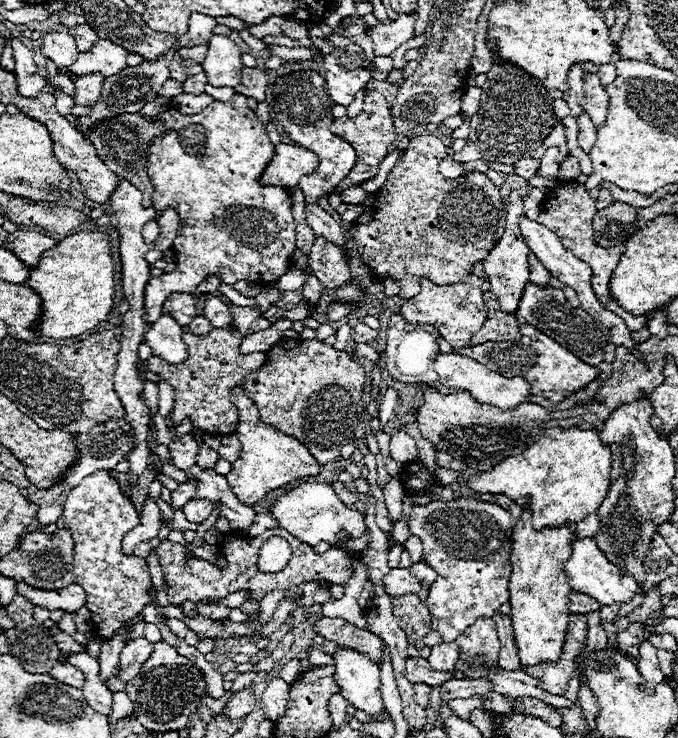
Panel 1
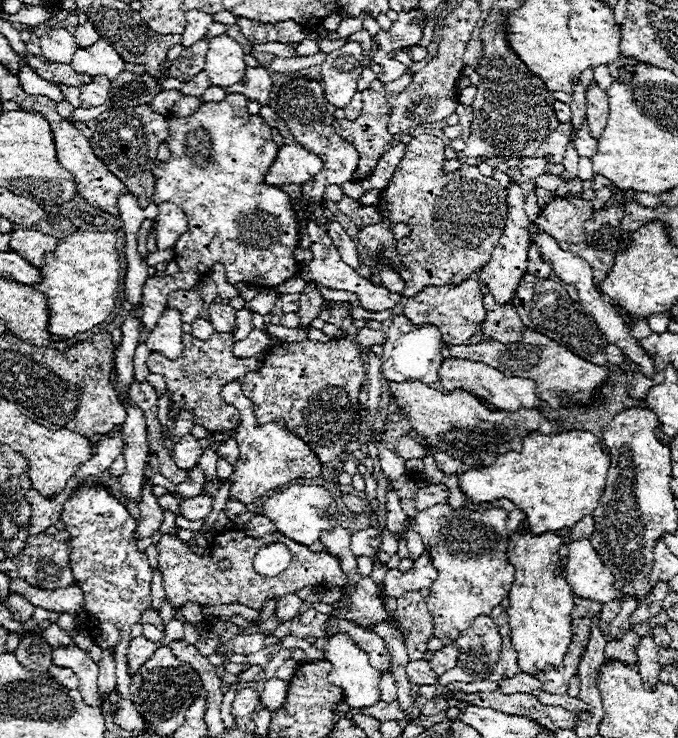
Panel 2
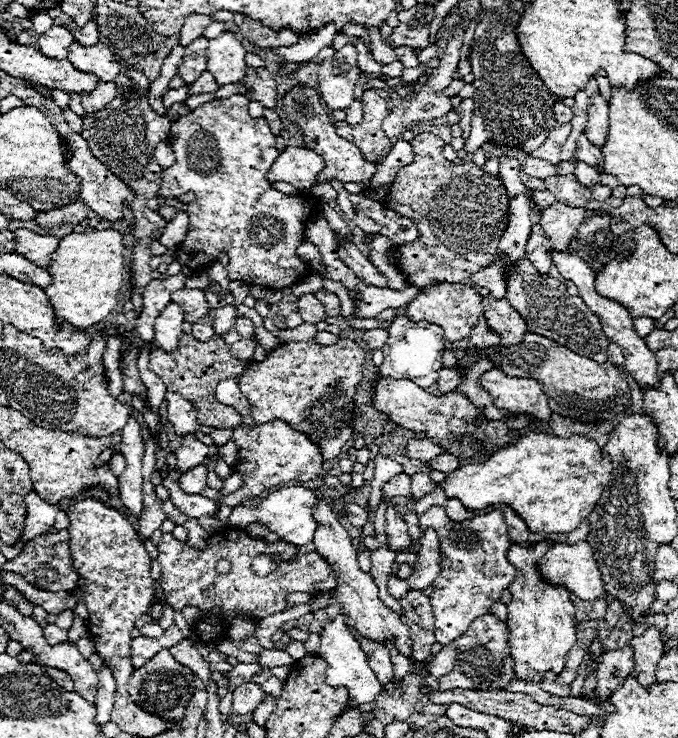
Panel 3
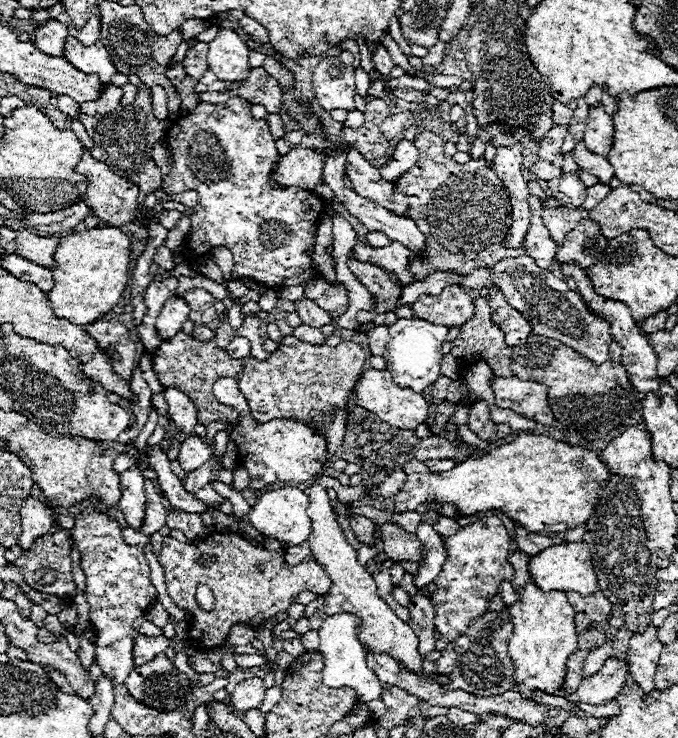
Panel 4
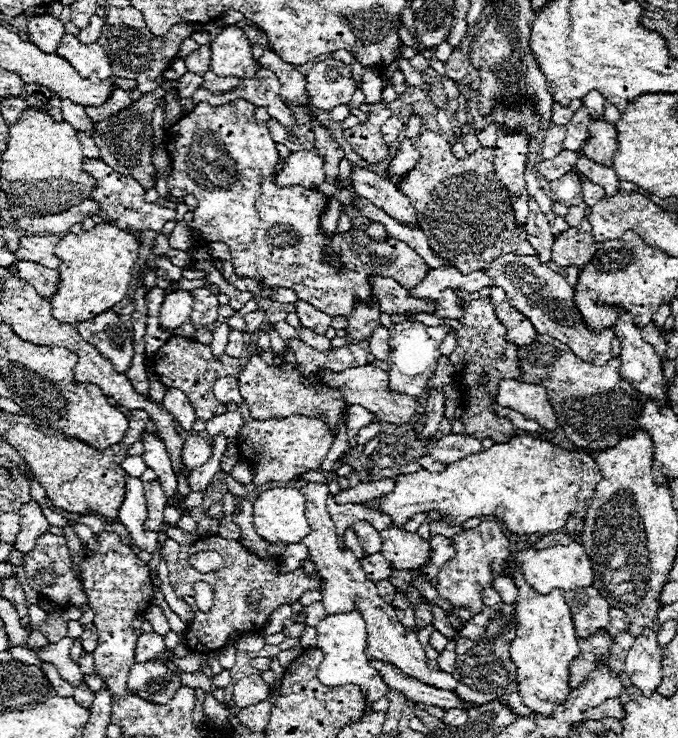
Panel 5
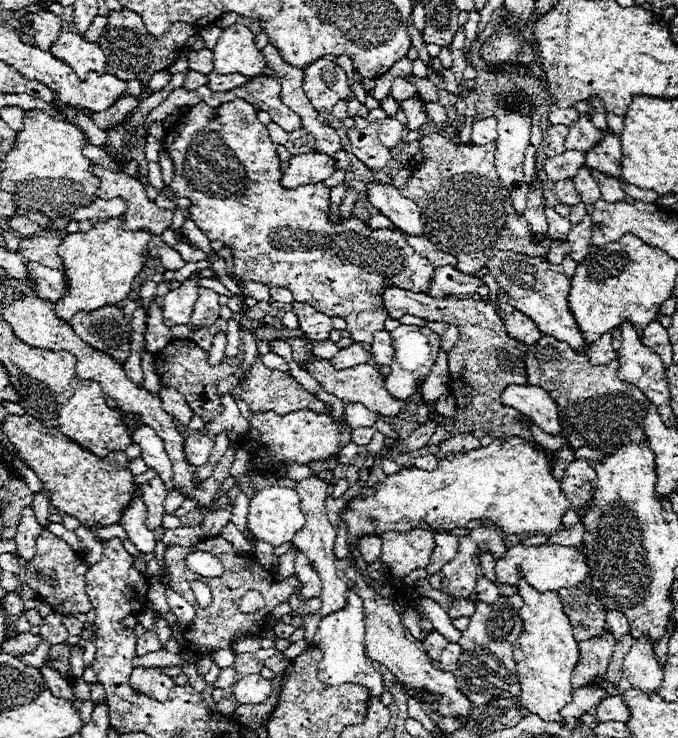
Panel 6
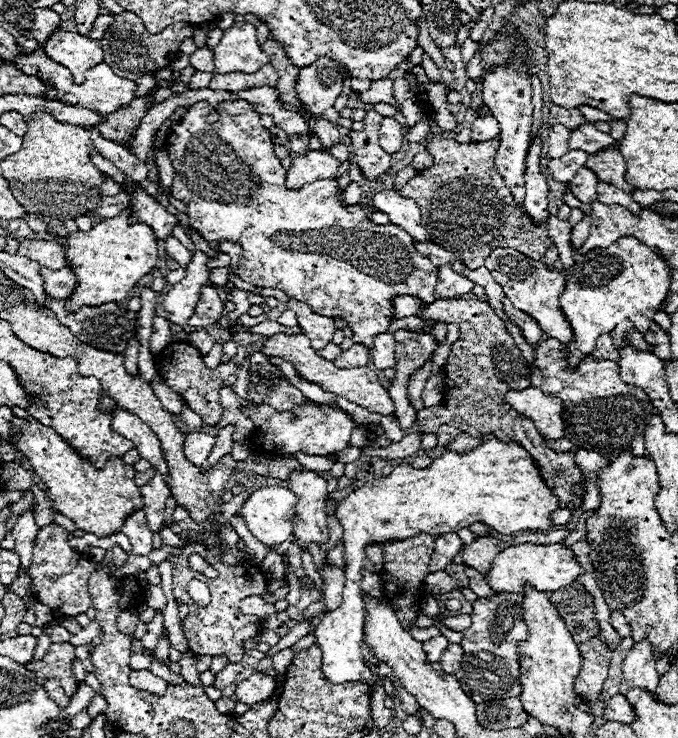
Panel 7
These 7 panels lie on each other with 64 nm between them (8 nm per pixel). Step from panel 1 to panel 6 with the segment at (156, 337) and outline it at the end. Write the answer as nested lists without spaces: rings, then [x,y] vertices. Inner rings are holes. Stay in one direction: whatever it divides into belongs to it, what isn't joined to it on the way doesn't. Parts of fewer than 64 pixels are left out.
[[[194,272],[190,278],[186,278],[180,288],[170,290],[162,298],[162,316],[166,318],[168,326],[178,326],[178,324],[188,324],[192,308],[198,300],[198,282],[200,276]]]

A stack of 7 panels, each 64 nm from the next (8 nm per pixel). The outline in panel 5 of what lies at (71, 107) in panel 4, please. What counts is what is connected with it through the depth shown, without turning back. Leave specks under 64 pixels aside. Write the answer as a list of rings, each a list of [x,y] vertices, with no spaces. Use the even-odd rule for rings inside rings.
[[[62,100],[62,114],[64,114],[64,120],[70,122],[76,130],[82,130],[82,132],[86,132],[88,136],[94,136],[94,124],[92,124],[92,120],[86,116],[84,108],[76,106],[76,104],[70,102],[70,100]]]

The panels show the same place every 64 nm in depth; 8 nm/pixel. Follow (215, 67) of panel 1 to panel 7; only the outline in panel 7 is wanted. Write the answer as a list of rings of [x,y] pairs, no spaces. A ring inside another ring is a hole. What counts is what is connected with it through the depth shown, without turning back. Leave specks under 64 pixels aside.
[[[234,22],[224,30],[222,40],[212,50],[218,74],[226,72],[246,72],[252,74],[268,62],[256,36],[256,26],[250,22]]]

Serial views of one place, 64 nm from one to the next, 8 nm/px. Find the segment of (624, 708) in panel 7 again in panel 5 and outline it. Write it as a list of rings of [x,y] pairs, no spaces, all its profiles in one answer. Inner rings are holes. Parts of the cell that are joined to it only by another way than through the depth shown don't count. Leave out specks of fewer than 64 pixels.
[[[610,698],[610,700],[602,702],[600,706],[590,708],[588,712],[584,712],[584,718],[588,718],[588,720],[602,720],[602,718],[616,718],[616,720],[622,720],[624,714],[626,714],[626,712],[624,712],[620,700],[618,700],[618,698]]]

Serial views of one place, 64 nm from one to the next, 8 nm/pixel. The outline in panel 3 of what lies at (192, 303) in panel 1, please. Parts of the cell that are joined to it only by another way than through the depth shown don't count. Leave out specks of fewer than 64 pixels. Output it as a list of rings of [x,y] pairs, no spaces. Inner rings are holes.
[[[182,288],[182,290],[176,290],[172,294],[172,302],[178,302],[184,312],[186,312],[186,322],[194,324],[194,322],[200,322],[206,314],[212,314],[208,302],[206,302],[206,294],[204,290],[198,290],[198,288]]]

